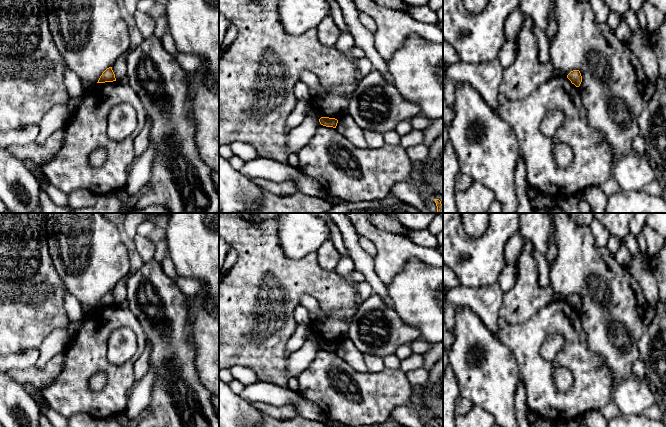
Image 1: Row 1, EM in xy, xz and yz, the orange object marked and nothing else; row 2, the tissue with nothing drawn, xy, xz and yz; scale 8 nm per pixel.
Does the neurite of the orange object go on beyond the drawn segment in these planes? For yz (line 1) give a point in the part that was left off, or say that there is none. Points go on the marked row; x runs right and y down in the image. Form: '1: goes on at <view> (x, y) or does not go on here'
1: does not go on here

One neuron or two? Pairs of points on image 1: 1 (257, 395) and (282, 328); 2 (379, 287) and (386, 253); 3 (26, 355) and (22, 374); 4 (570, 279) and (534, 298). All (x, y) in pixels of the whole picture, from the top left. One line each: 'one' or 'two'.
1: two
2: two
3: two
4: two

